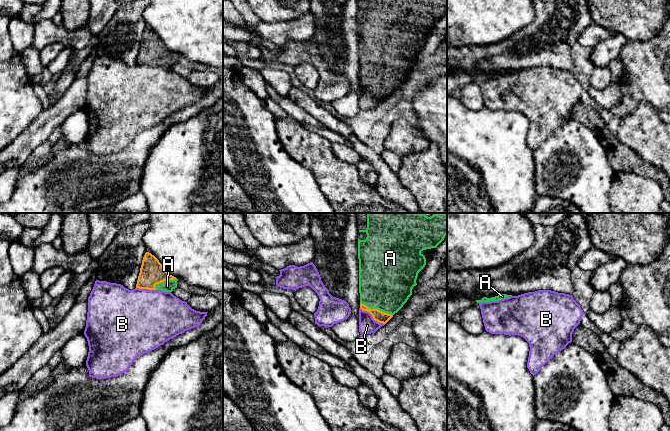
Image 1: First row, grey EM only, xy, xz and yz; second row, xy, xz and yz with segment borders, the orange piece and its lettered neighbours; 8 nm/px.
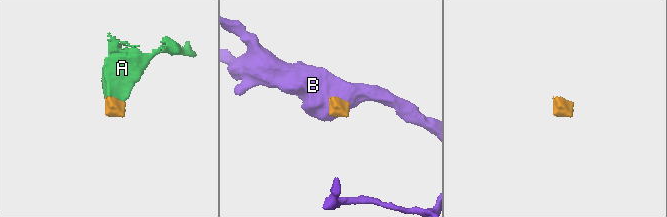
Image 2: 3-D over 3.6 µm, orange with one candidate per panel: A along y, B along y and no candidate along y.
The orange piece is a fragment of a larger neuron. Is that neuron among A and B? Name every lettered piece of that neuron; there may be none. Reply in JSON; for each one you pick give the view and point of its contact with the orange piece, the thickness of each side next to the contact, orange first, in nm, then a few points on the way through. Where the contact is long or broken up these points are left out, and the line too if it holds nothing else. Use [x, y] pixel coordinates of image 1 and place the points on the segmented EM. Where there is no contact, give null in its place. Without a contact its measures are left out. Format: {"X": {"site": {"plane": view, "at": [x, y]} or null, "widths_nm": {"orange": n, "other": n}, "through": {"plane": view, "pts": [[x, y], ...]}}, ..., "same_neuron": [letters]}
{"A": {"site": {"plane": "xz", "at": [376, 309]}, "widths_nm": {"orange": 90, "other": 440}, "through": {"plane": "xz", "pts": [[379, 316], [376, 309], [382, 303], [386, 280]]}}, "same_neuron": ["A"]}

